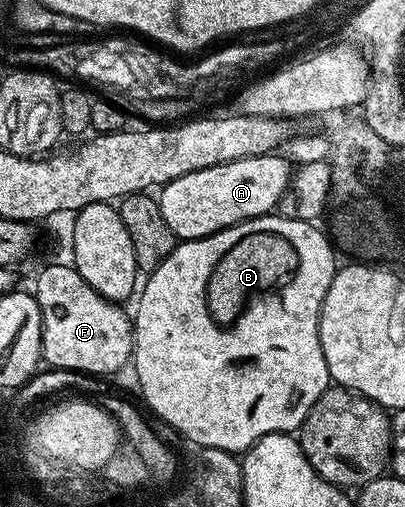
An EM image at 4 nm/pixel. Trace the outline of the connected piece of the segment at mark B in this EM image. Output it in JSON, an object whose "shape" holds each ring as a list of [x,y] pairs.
{"shape":[[[279,213],[263,214],[260,218],[251,218],[245,222],[234,224],[225,230],[219,230],[216,234],[211,234],[205,238],[190,238],[181,241],[170,252],[170,256],[166,256],[166,260],[162,260],[162,264],[158,264],[158,268],[151,271],[147,275],[148,283],[139,291],[140,303],[136,306],[136,314],[134,310],[134,345],[132,347],[132,362],[136,366],[136,382],[140,385],[140,394],[144,397],[144,402],[161,418],[164,422],[169,422],[174,429],[180,434],[185,434],[192,442],[197,442],[200,448],[218,448],[219,450],[231,450],[233,452],[247,451],[248,447],[254,445],[256,441],[267,434],[286,434],[289,432],[299,431],[300,425],[306,420],[306,416],[310,412],[310,408],[318,400],[318,396],[322,396],[322,392],[329,389],[330,379],[328,377],[328,369],[326,368],[326,356],[322,356],[322,344],[320,343],[320,309],[326,300],[326,292],[330,288],[330,284],[334,280],[338,269],[337,251],[334,249],[327,233],[323,229],[319,230],[319,225],[303,222],[297,218],[285,218]]]}

